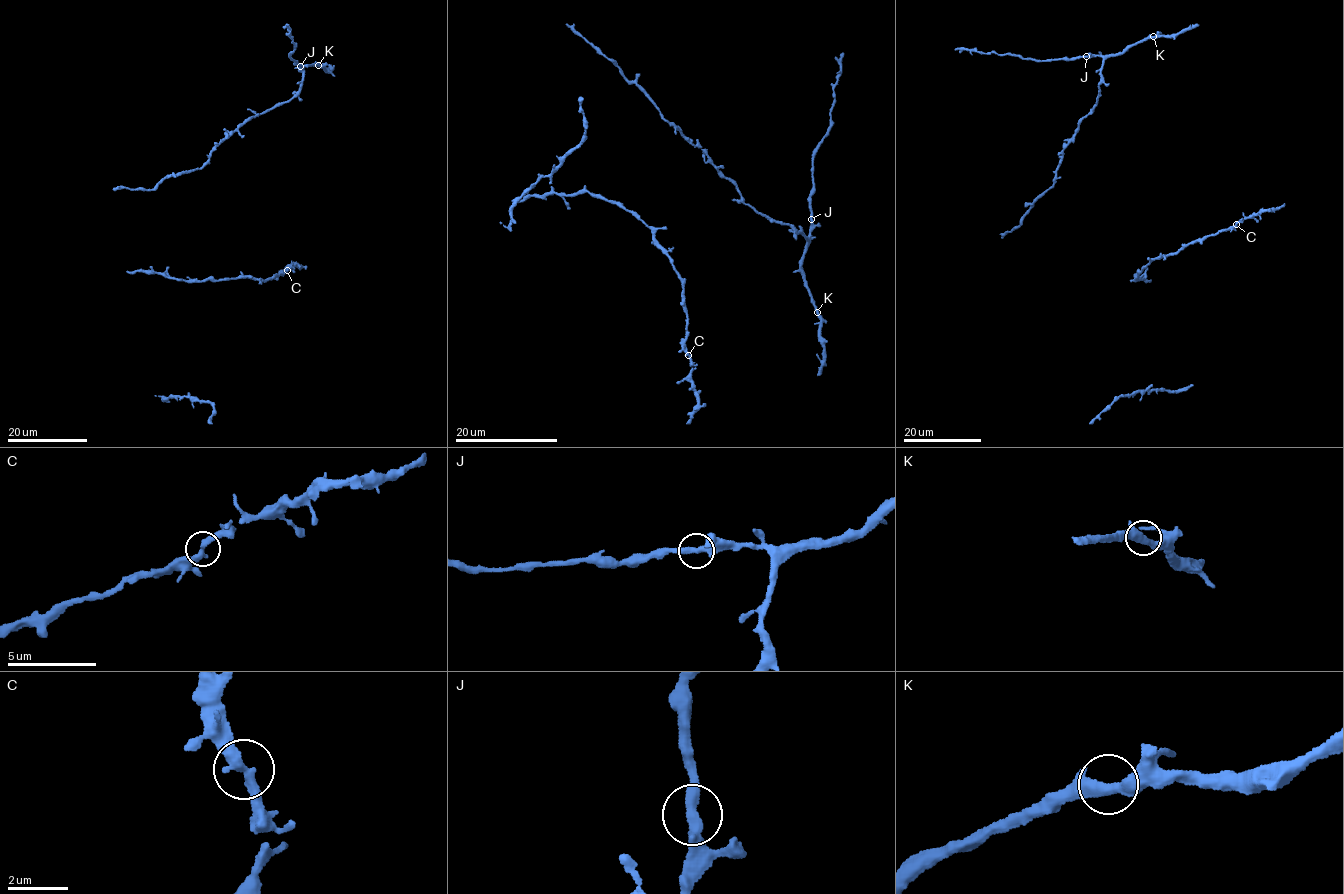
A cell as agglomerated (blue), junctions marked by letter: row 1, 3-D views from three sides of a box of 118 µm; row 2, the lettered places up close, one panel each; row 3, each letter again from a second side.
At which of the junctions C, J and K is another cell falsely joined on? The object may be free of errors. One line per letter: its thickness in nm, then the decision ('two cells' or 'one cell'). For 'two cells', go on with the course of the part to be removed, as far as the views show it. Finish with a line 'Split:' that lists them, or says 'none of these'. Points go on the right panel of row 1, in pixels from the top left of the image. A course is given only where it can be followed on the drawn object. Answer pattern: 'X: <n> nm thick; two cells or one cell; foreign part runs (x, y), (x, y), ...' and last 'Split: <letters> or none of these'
C: 360 nm thick; one cell
J: 360 nm thick; one cell
K: 360 nm thick; one cell
Split: none of these

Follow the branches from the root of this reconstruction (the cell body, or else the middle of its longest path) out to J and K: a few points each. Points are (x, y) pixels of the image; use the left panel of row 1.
J: (198, 169), (208, 159), (211, 150), (230, 133), (253, 116), (293, 96), (302, 80), (300, 66)
K: (198, 169), (208, 159), (211, 150), (230, 133), (253, 116), (293, 96), (302, 80), (302, 67), (318, 65)

